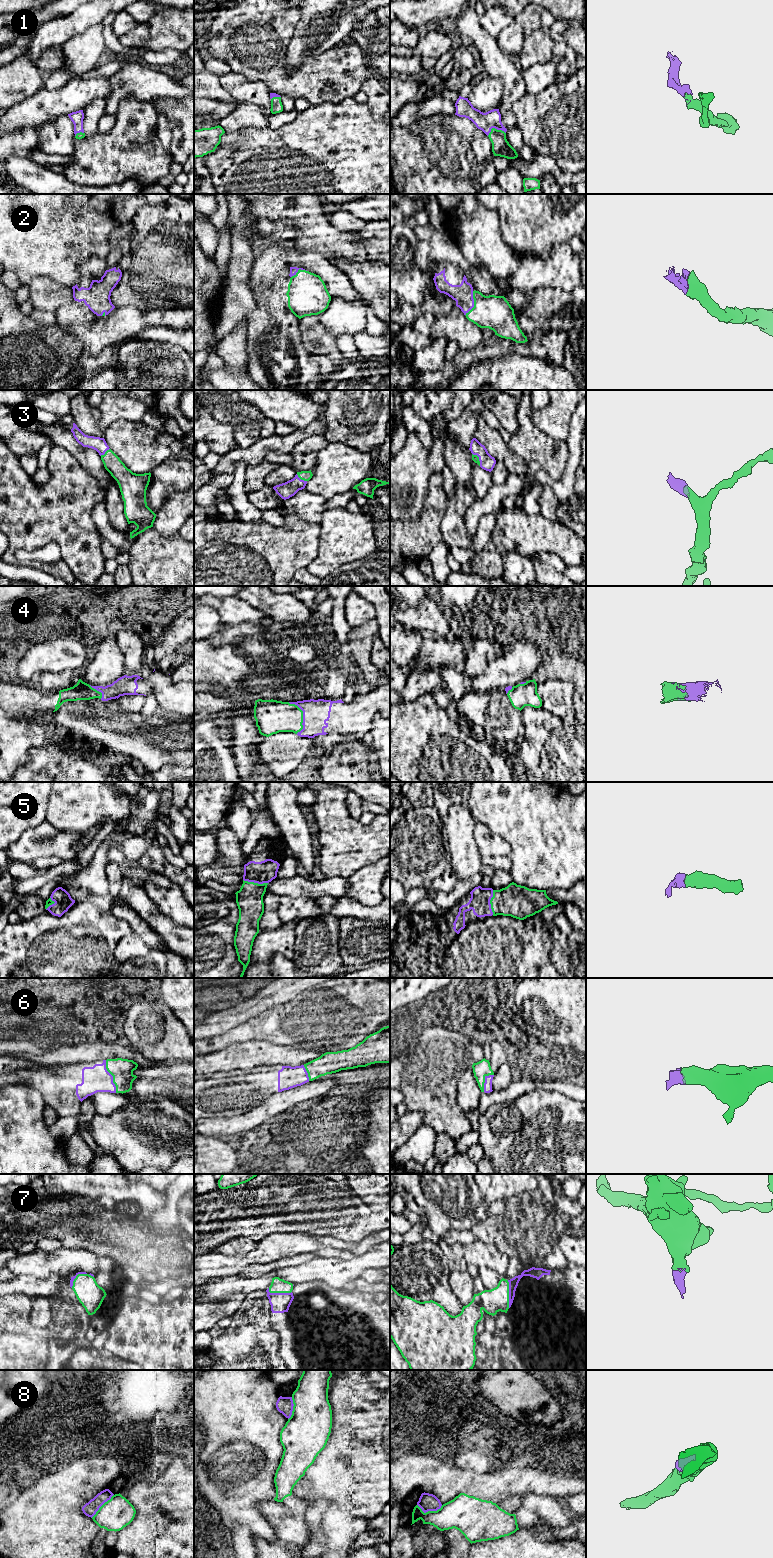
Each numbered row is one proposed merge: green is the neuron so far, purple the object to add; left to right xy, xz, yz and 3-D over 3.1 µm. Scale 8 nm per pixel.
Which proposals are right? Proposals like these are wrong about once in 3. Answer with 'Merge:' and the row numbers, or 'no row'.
Merge: 1, 2, 3, 4, 5, 6, 7

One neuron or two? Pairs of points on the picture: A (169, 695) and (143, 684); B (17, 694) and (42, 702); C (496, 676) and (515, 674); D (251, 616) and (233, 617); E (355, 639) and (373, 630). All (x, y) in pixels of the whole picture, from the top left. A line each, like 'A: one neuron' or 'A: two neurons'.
A: one neuron
B: one neuron
C: one neuron
D: one neuron
E: one neuron

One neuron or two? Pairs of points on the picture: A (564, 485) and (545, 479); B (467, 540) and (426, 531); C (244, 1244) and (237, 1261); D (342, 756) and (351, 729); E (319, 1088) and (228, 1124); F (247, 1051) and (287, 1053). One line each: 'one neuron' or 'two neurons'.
A: one neuron
B: two neurons
C: two neurons
D: two neurons
E: one neuron
F: one neuron

